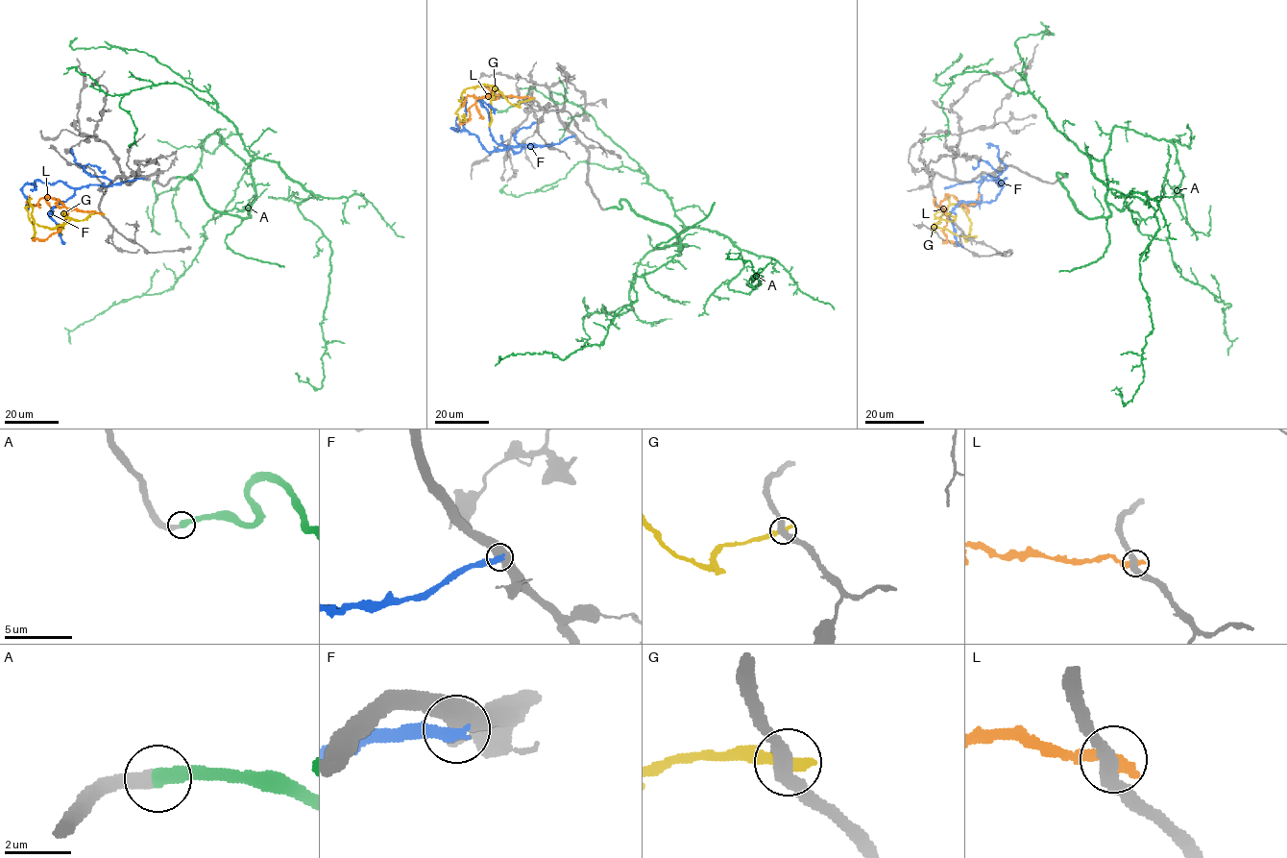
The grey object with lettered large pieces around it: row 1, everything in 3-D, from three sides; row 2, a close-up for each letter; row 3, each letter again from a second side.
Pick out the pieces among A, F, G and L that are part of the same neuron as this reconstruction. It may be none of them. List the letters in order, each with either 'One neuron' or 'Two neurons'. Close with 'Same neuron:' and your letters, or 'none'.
A: One neuron
F: Two neurons
G: Two neurons
L: Two neurons
Same neuron: A

